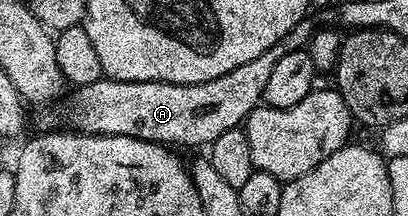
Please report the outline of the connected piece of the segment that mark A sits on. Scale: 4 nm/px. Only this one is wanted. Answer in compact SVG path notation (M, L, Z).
M310 22L298 23L293 30L285 33L261 57L253 57L241 69L233 69L233 73L225 73L225 77L217 77L204 83L162 83L161 81L117 81L106 77L93 81L89 85L78 88L74 92L71 104L67 107L67 115L71 118L70 126L84 135L120 135L133 137L146 143L161 143L179 147L199 147L210 145L221 133L240 126L247 114L263 103L265 85L269 81L269 73L273 73L273 65L285 57L285 53L301 51L310 43L313 27Z

